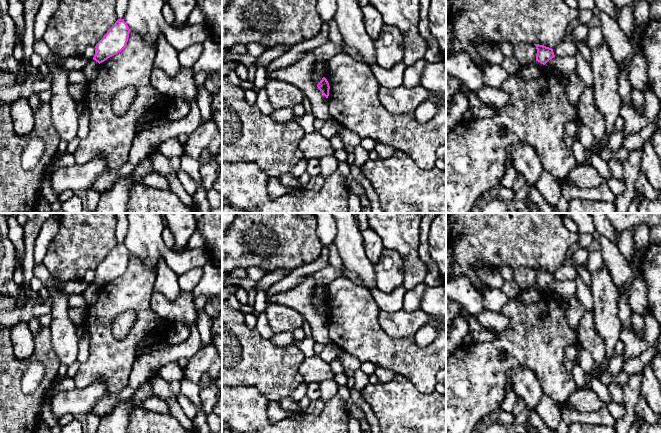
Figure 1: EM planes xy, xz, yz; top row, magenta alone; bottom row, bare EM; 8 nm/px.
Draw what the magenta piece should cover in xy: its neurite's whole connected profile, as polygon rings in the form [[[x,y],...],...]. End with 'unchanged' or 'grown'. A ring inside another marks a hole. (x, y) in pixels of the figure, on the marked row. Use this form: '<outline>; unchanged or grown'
[[[118,19],[96,44],[93,60],[99,64],[121,52],[127,45],[130,29],[124,19]]]; unchanged

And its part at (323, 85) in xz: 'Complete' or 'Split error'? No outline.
Complete

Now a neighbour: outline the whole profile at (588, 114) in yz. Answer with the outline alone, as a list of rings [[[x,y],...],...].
[[[585,87],[576,105],[580,123],[587,126],[593,135],[593,145],[599,145],[606,134],[606,123],[603,115],[595,105],[592,87]]]

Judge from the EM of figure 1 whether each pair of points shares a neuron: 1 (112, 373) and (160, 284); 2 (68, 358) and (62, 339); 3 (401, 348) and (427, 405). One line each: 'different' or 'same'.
1: different
2: same
3: different

